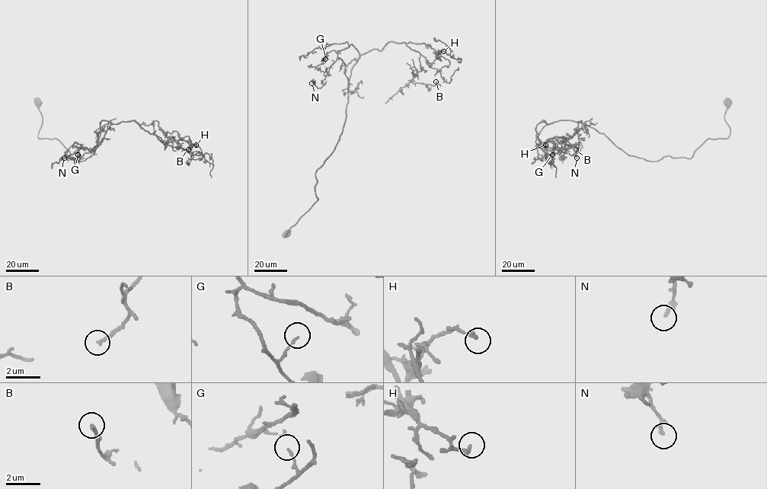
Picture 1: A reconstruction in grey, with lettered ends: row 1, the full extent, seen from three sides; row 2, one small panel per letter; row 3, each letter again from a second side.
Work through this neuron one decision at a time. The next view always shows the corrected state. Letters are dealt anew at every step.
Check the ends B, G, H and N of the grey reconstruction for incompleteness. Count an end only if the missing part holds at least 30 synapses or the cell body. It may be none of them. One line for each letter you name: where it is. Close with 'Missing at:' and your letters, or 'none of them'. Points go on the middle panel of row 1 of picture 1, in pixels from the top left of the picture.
Missing at: none of them

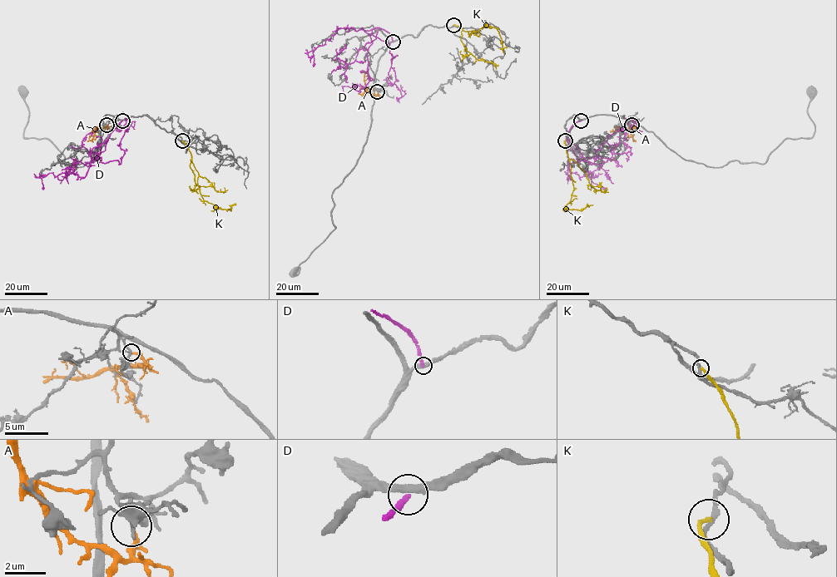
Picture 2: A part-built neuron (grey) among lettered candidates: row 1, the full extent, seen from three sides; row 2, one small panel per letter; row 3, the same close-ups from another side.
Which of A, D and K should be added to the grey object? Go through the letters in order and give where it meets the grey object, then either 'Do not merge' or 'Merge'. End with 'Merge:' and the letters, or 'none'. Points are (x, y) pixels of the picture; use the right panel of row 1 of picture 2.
A: Touches grey at (631, 125). Do not merge
D: Touches grey at (581, 120). Do not merge
K: Touches grey at (565, 140). Do not merge
Merge: none

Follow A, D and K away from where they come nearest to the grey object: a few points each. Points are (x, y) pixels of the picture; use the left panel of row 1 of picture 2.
A: (106, 125), (106, 127), (94, 130), (97, 127), (93, 129)
D: (122, 120), (91, 157), (120, 165), (123, 125), (127, 119), (133, 127), (130, 121)
K: (182, 140), (198, 173), (200, 194), (205, 200), (219, 208), (230, 210), (233, 204)

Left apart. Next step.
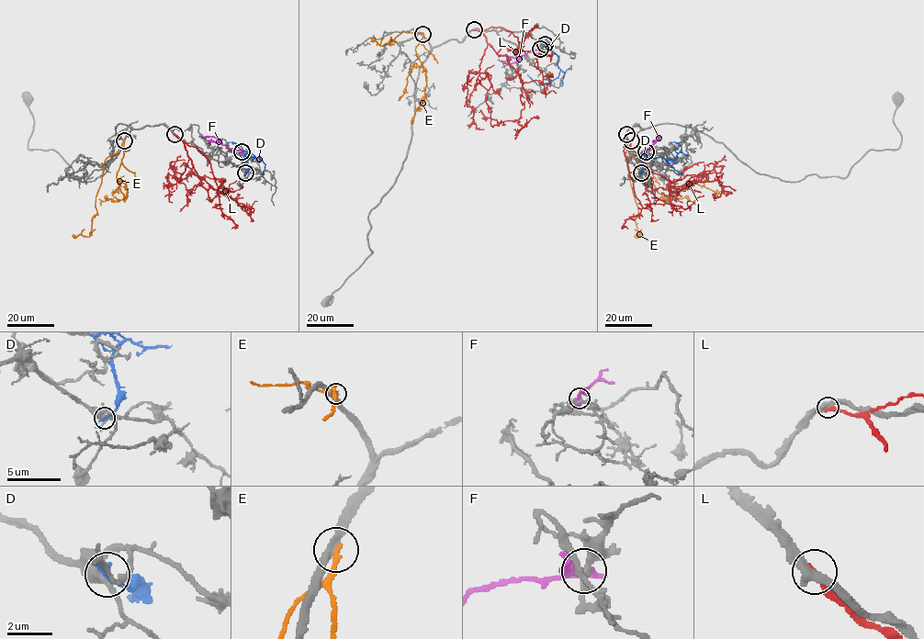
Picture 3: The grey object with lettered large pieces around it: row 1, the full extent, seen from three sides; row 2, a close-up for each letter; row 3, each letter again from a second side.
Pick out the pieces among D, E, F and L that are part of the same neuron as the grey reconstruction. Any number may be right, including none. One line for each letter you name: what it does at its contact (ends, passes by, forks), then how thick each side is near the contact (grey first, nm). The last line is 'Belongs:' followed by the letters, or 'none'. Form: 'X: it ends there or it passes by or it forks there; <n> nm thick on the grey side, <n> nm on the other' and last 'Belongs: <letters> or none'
Belongs: none

